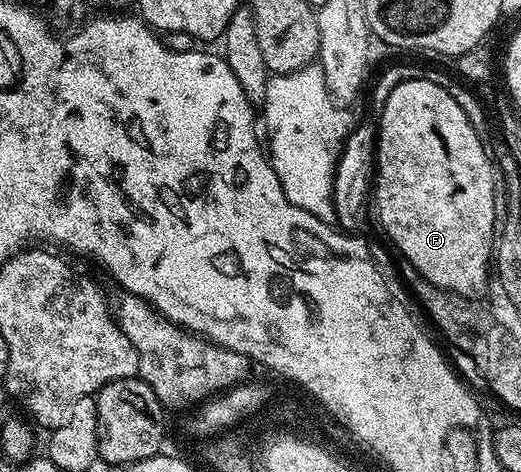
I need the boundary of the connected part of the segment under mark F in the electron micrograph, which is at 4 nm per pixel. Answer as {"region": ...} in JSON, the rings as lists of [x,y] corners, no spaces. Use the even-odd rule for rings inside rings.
{"region":[[[405,77],[404,82],[398,84],[390,92],[389,98],[382,102],[382,107],[384,107],[384,111],[380,114],[380,130],[378,126],[378,165],[374,170],[374,184],[380,188],[380,209],[374,214],[376,218],[384,217],[386,238],[389,238],[396,245],[397,252],[402,256],[401,259],[416,269],[425,282],[434,284],[453,294],[463,295],[471,300],[483,295],[490,286],[490,267],[494,262],[494,239],[497,237],[496,219],[498,219],[498,213],[495,210],[495,194],[498,191],[498,178],[494,173],[493,159],[483,151],[479,137],[472,127],[472,122],[466,116],[466,112],[462,112],[458,100],[454,100],[447,85],[439,86],[424,77],[420,79]]]}

